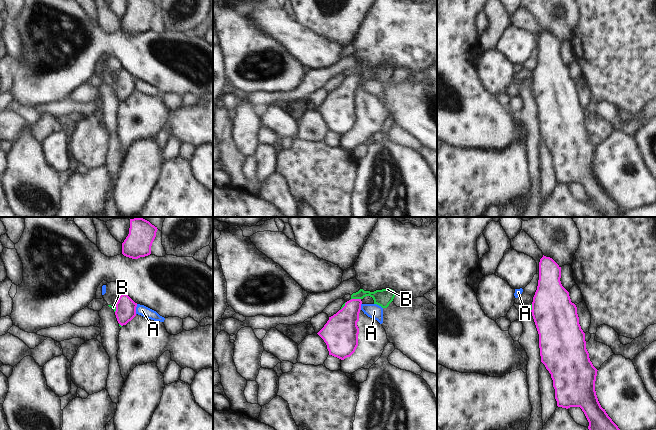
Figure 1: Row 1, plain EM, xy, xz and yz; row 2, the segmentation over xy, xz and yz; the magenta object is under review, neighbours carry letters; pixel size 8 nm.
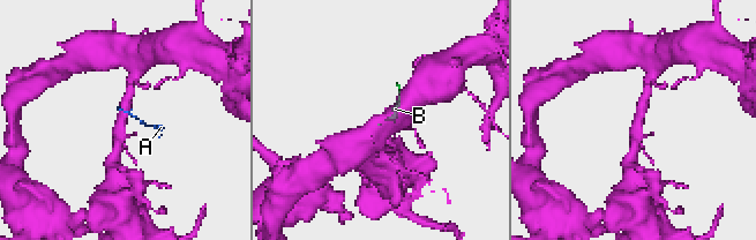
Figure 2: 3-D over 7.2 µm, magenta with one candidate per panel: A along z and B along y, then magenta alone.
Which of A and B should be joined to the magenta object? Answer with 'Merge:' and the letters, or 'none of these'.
Merge: B

